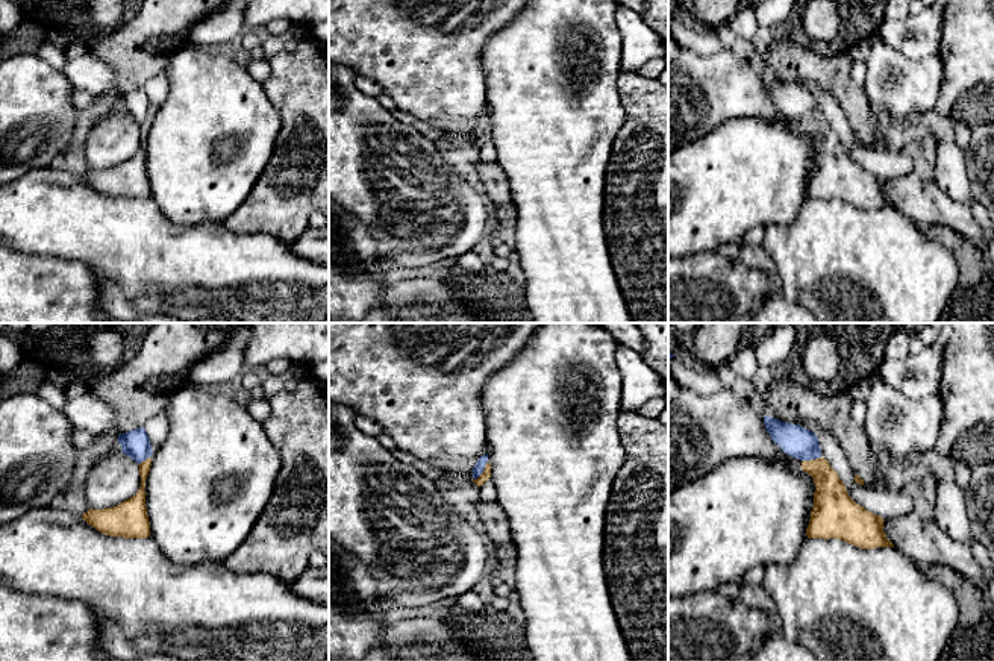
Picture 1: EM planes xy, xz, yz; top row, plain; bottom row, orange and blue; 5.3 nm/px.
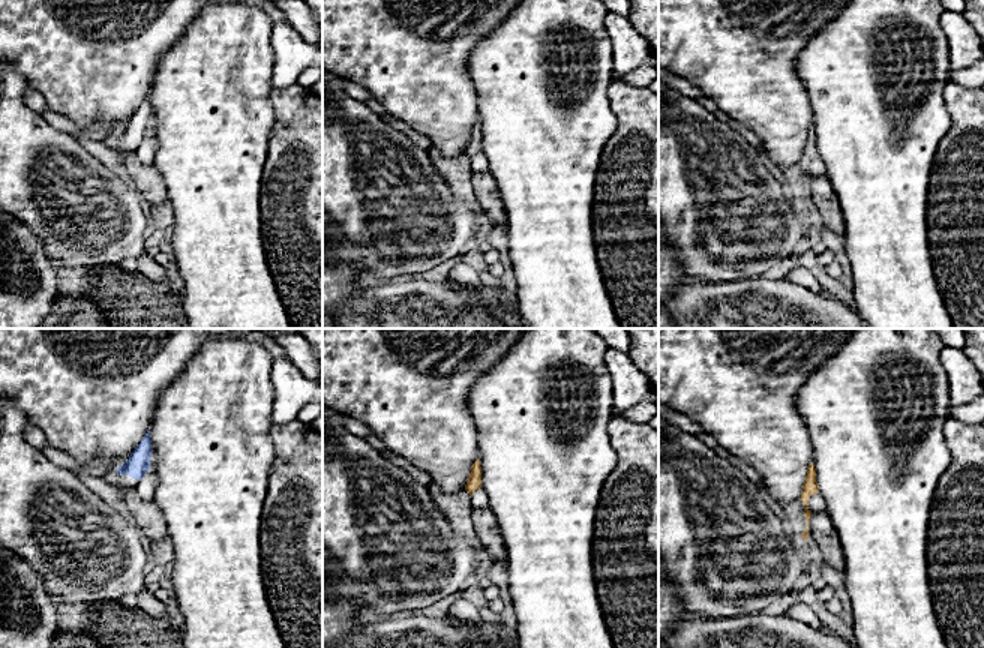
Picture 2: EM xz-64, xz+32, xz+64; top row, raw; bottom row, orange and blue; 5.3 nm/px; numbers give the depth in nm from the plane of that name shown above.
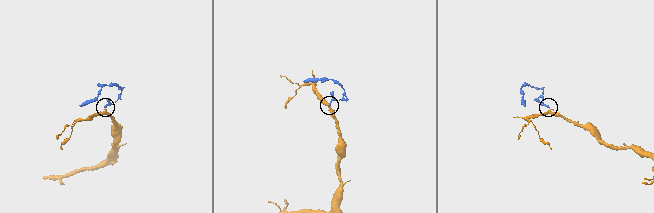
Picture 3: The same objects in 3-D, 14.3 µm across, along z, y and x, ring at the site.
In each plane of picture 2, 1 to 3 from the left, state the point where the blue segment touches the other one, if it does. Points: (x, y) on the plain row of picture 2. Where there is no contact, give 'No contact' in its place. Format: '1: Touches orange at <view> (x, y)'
1: No contact
2: No contact
3: No contact

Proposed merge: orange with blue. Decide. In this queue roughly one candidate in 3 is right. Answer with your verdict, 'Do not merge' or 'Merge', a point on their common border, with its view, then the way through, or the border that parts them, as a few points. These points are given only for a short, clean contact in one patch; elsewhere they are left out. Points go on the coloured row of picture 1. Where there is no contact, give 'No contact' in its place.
Merge. Touches orange at xz (484, 472). Path across: xz (487, 473), (484, 472), (479, 467)

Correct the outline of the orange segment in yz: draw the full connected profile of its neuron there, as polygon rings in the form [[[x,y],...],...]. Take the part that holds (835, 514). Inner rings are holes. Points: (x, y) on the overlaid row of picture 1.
[[[764,415],[771,440],[789,456],[802,461],[802,470],[815,484],[808,538],[838,538],[861,549],[894,547],[883,532],[883,518],[867,511],[847,493],[829,461],[821,456],[814,432]]]

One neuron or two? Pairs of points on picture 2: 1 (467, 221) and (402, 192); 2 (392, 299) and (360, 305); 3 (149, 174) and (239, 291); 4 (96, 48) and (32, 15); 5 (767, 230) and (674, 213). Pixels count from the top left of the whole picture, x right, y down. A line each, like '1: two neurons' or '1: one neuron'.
1: one neuron
2: one neuron
3: two neurons
4: one neuron
5: one neuron

